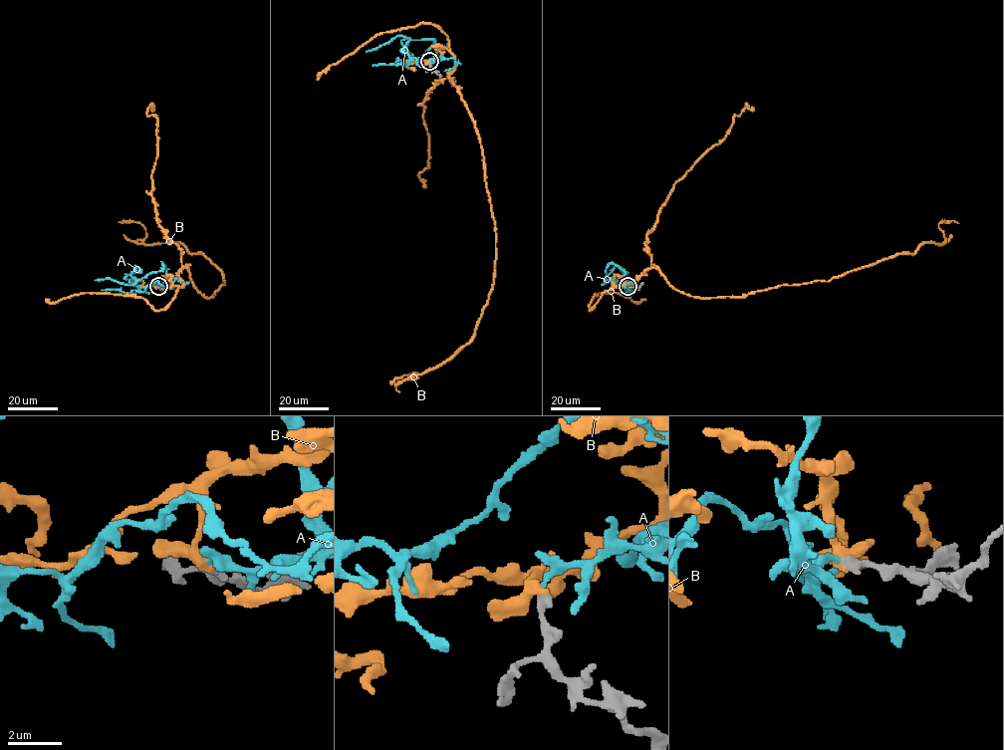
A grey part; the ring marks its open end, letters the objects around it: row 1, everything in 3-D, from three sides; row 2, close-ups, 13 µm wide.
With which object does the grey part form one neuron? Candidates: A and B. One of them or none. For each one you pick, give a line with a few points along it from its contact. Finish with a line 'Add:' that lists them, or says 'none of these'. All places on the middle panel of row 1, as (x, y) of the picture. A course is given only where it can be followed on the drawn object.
A: via (429, 61), (439, 57), (432, 39), (409, 40), (399, 51), (417, 59), (431, 46), (447, 44)
Add: A

